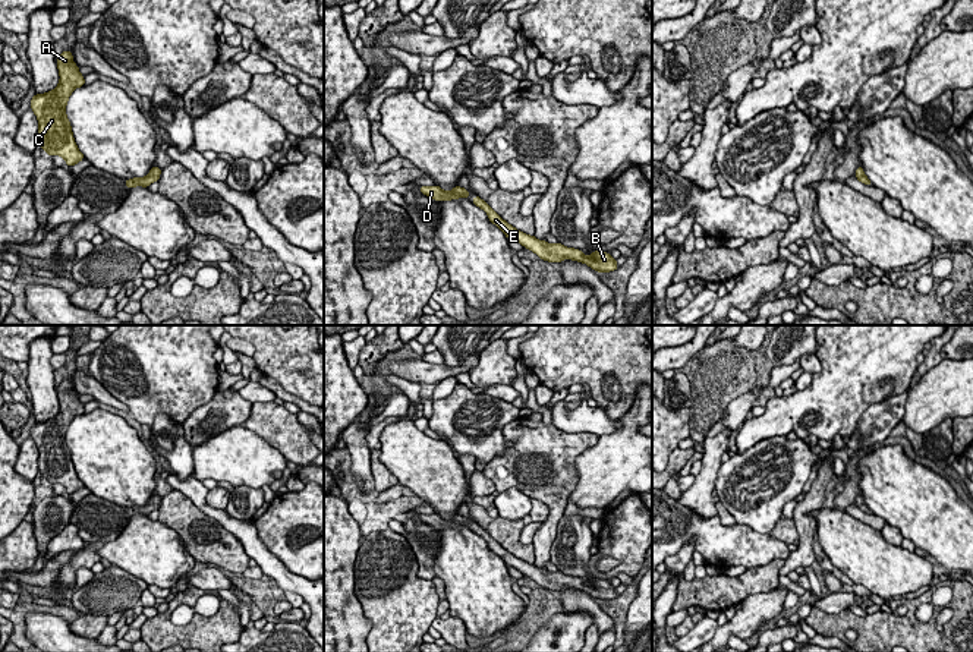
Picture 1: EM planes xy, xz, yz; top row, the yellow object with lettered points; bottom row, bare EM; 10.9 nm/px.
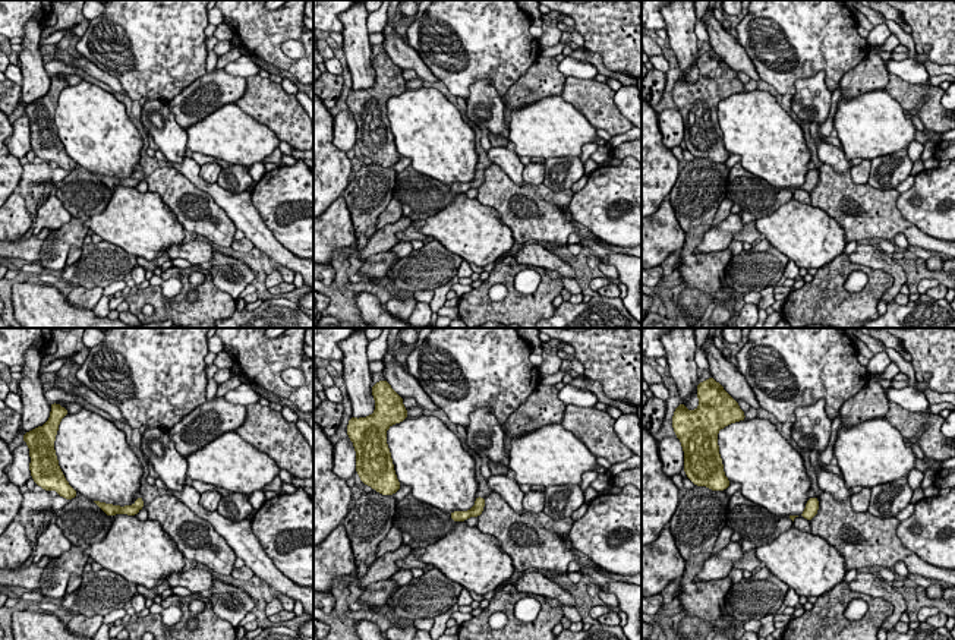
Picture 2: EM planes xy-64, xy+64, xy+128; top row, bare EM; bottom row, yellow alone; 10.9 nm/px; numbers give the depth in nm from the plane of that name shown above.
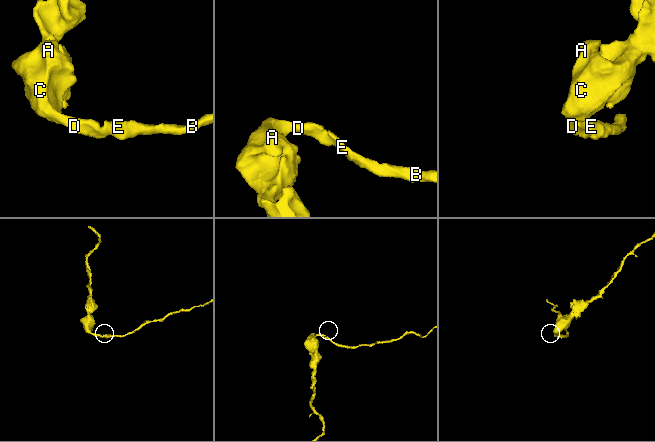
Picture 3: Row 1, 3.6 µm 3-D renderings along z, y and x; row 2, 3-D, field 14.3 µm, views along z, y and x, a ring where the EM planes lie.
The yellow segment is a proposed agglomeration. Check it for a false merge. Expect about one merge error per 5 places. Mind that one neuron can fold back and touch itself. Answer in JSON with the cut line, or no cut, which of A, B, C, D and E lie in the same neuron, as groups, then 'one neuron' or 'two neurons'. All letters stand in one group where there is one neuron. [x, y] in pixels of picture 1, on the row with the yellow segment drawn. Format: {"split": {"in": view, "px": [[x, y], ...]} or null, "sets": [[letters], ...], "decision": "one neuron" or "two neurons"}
{"split": null, "sets": [["A", "B", "C", "D", "E"]], "decision": "one neuron"}

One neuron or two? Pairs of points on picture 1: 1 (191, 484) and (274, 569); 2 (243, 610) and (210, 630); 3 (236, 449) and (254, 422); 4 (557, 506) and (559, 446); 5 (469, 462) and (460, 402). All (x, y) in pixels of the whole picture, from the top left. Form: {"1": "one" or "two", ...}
{"1": "one", "2": "two", "3": "two", "4": "one", "5": "two"}

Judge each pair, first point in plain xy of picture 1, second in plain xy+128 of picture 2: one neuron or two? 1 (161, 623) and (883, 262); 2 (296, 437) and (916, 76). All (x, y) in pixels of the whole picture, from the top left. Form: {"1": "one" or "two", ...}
{"1": "two", "2": "two"}

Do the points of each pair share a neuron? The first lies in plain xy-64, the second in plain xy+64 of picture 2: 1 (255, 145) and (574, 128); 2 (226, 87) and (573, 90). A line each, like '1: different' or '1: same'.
1: same
2: different

